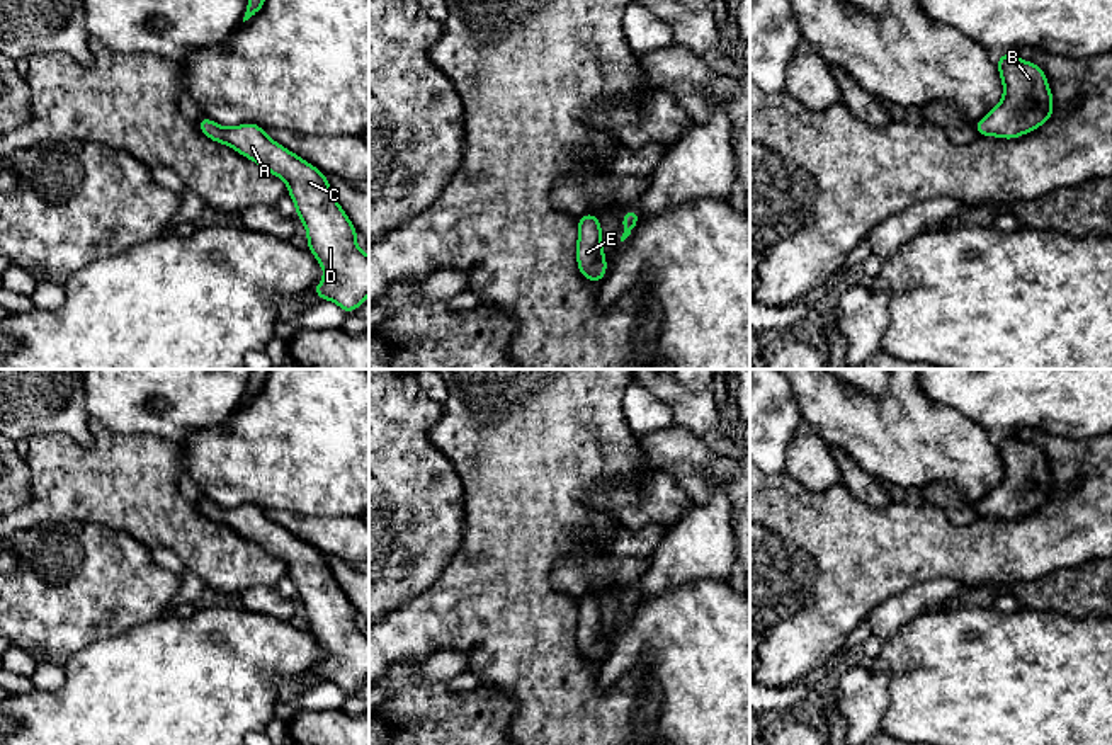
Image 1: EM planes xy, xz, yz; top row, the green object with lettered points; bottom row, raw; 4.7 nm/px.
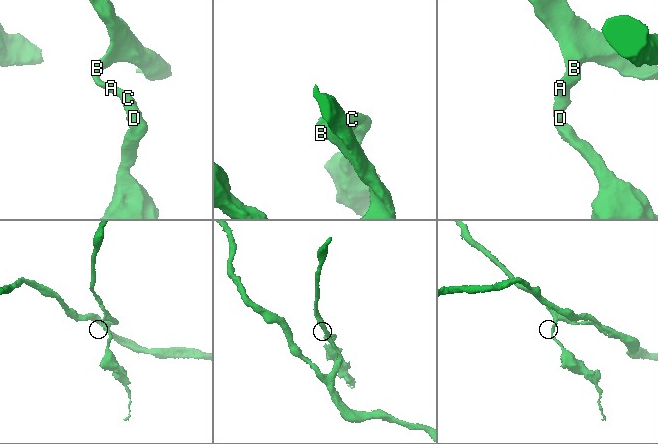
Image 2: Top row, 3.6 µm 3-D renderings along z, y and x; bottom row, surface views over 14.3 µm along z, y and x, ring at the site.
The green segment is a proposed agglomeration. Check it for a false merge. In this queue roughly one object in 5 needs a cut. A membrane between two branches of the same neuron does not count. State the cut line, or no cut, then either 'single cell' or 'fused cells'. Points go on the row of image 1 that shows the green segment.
no cut | single cell

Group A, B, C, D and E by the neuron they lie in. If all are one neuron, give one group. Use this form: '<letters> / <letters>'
A B C D E

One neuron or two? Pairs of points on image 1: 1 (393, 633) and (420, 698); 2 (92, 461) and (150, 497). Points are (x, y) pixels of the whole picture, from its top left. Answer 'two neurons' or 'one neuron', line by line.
1: two neurons
2: one neuron

